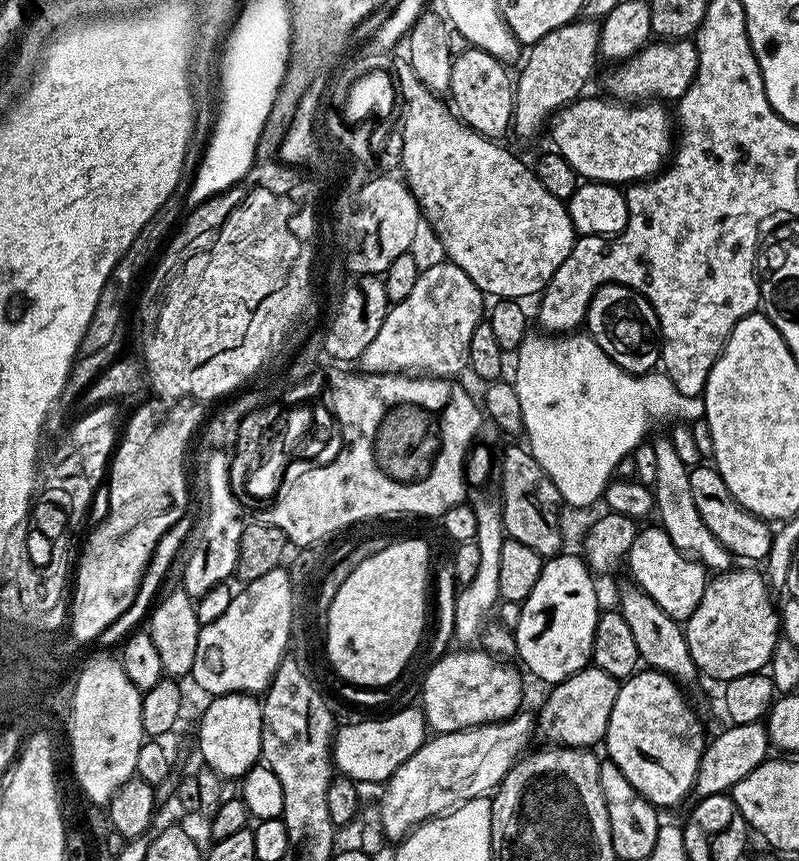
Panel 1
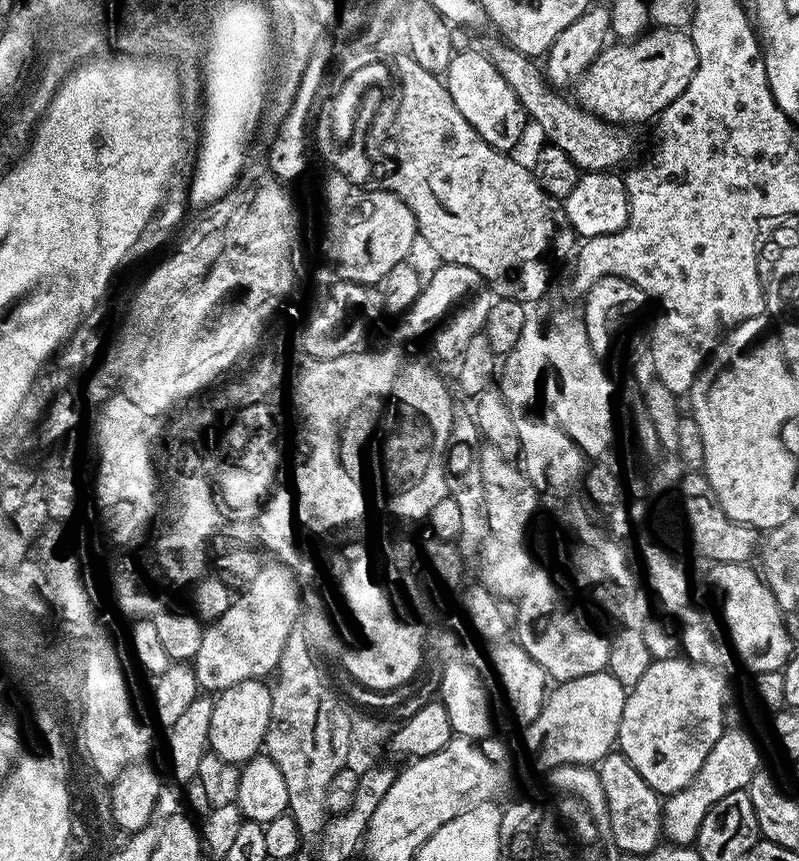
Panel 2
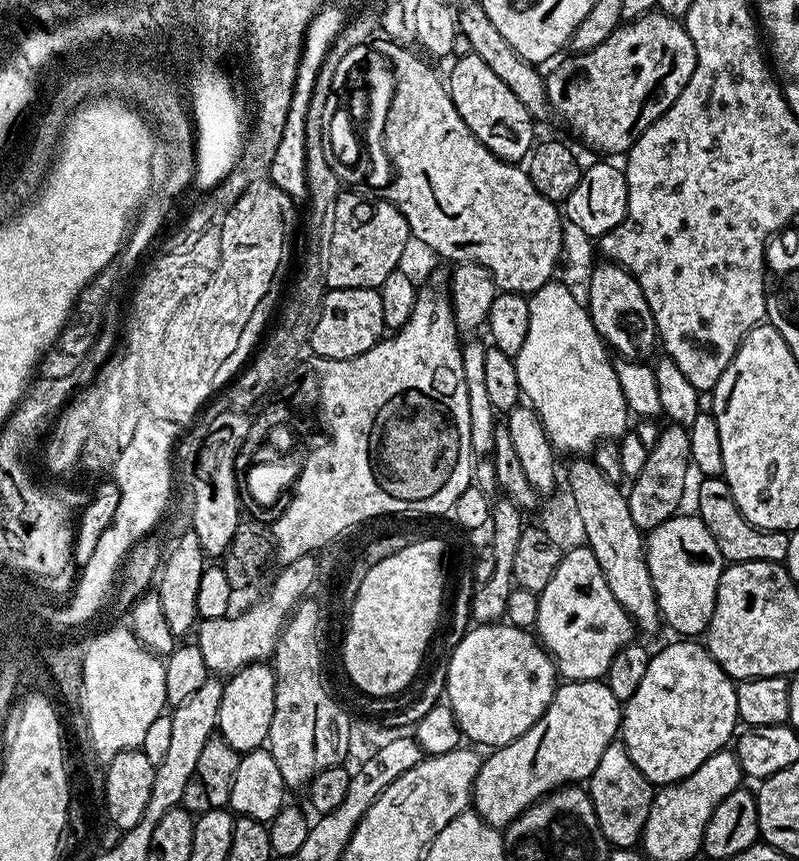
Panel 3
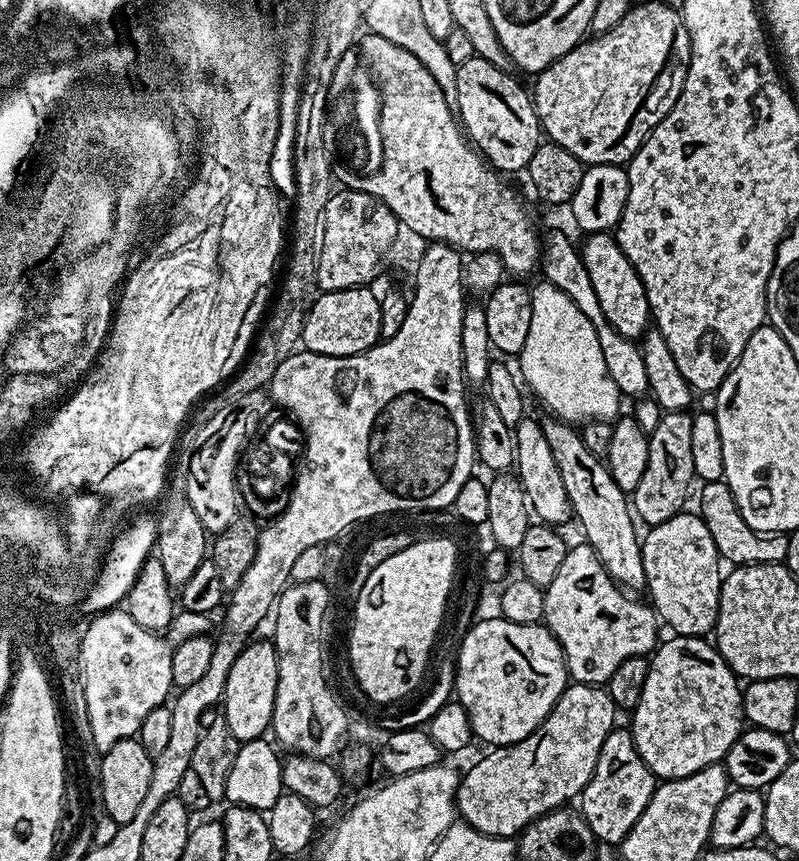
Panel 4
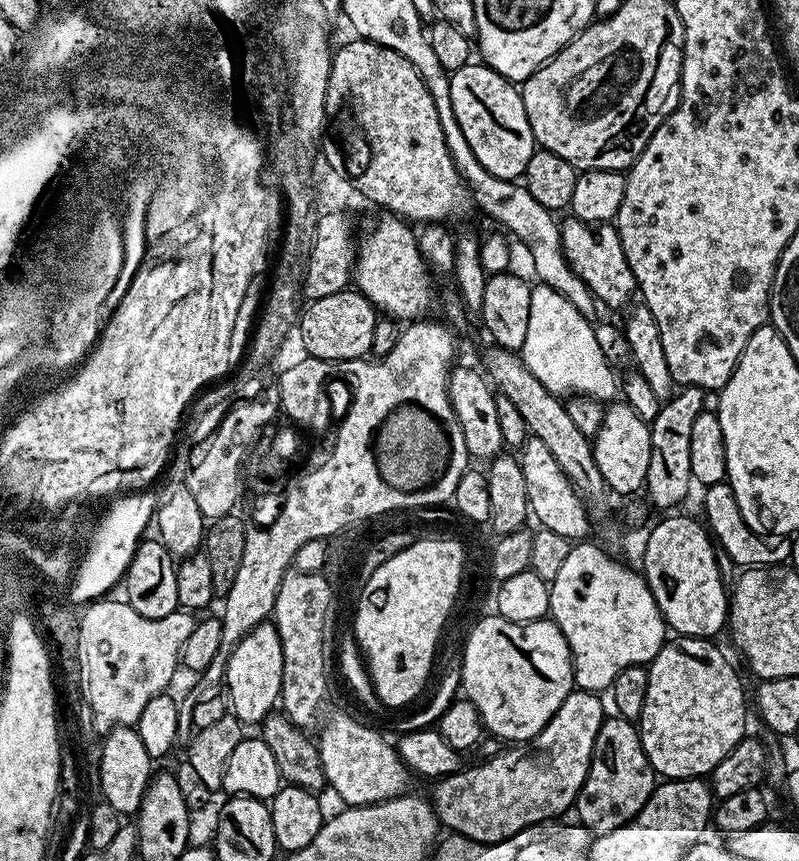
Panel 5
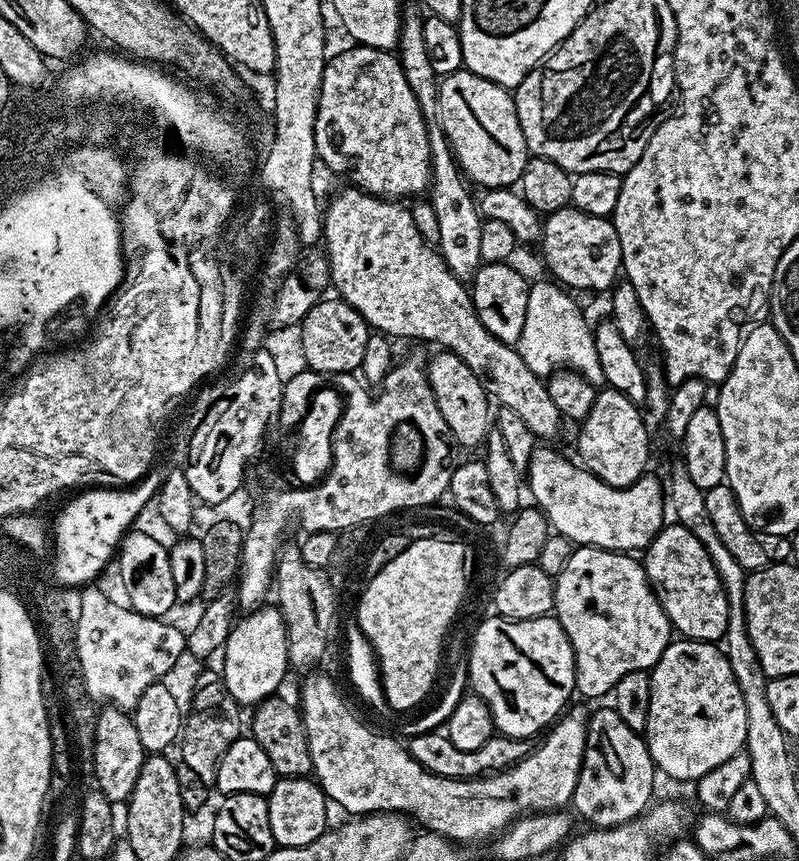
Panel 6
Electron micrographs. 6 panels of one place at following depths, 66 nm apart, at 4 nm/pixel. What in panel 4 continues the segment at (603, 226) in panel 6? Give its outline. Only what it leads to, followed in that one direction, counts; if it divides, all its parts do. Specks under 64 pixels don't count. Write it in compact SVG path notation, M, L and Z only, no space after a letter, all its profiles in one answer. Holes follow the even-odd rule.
M611 231L593 232L585 240L588 241L582 244L584 265L590 274L590 282L594 282L602 314L616 327L618 334L627 340L639 341L650 327L650 309L642 278L620 249L620 243Z

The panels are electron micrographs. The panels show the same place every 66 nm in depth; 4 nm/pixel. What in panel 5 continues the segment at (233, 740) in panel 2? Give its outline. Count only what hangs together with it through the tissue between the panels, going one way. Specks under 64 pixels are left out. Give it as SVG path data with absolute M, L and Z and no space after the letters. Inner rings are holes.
M265 622L254 626L234 645L224 671L224 684L226 692L228 688L228 700L232 703L231 715L241 725L259 725L277 707L282 686L282 642L275 623Z

